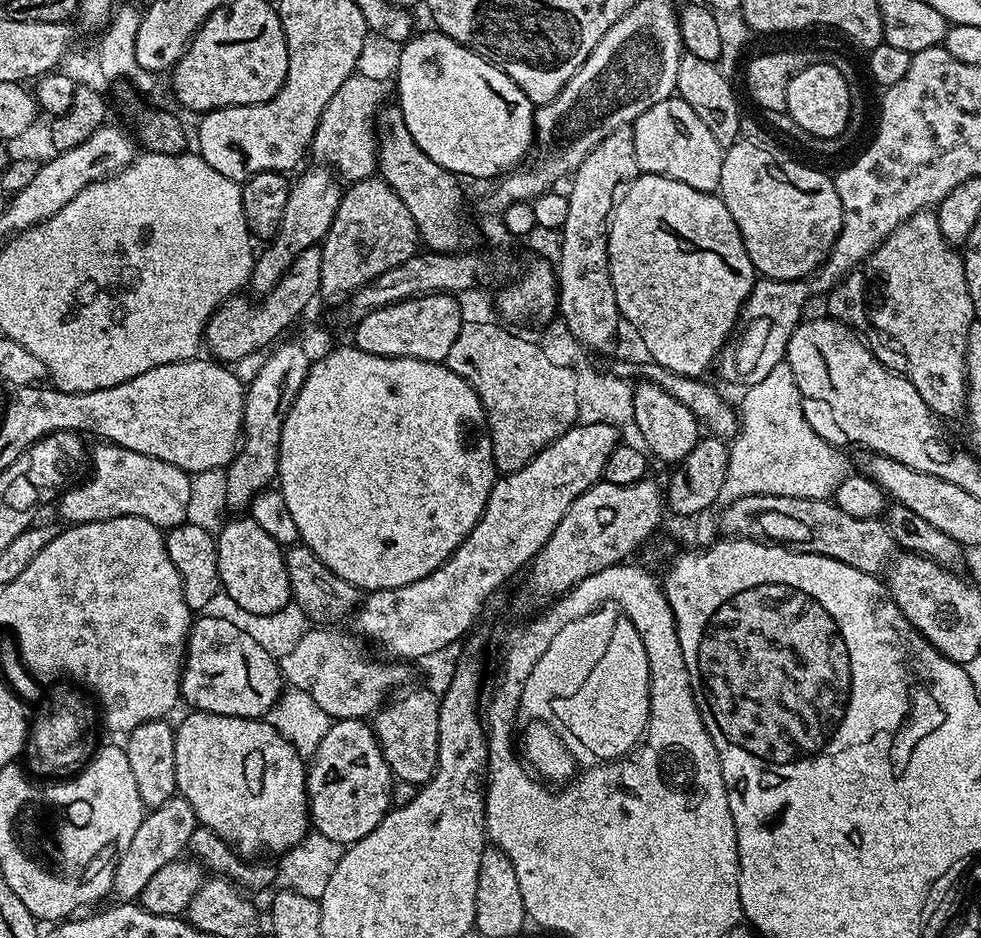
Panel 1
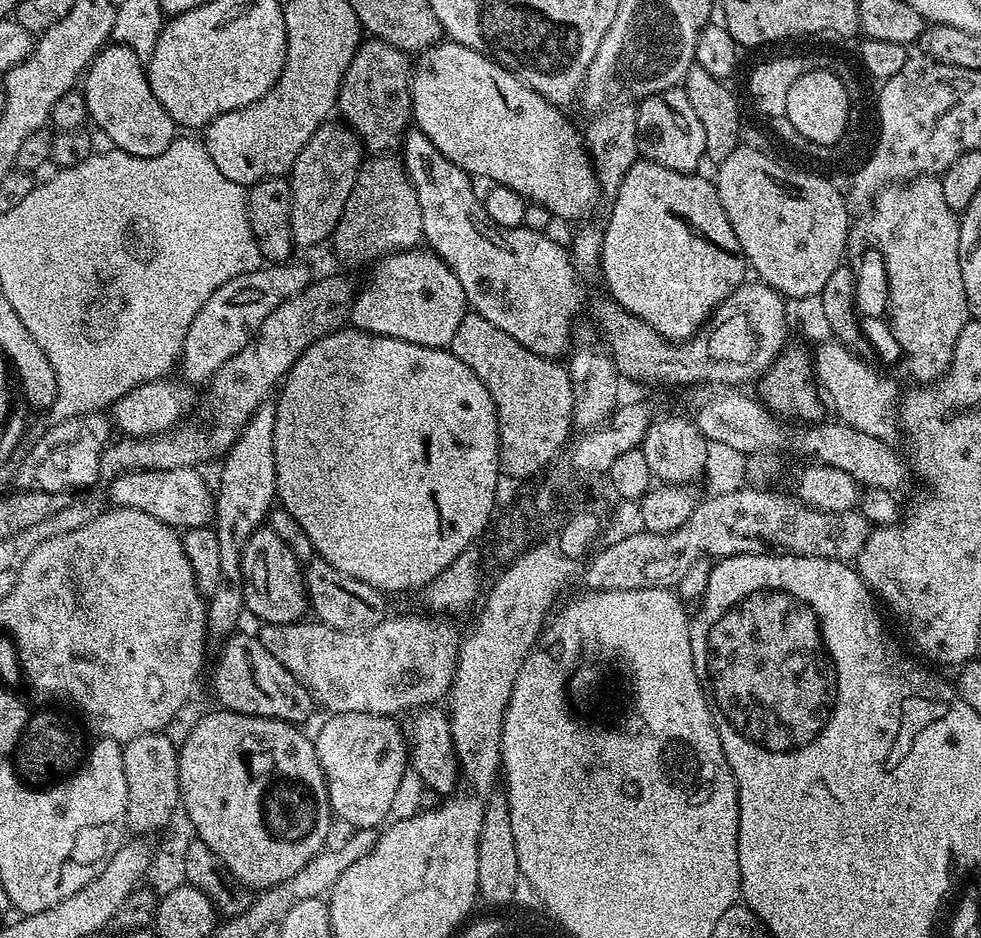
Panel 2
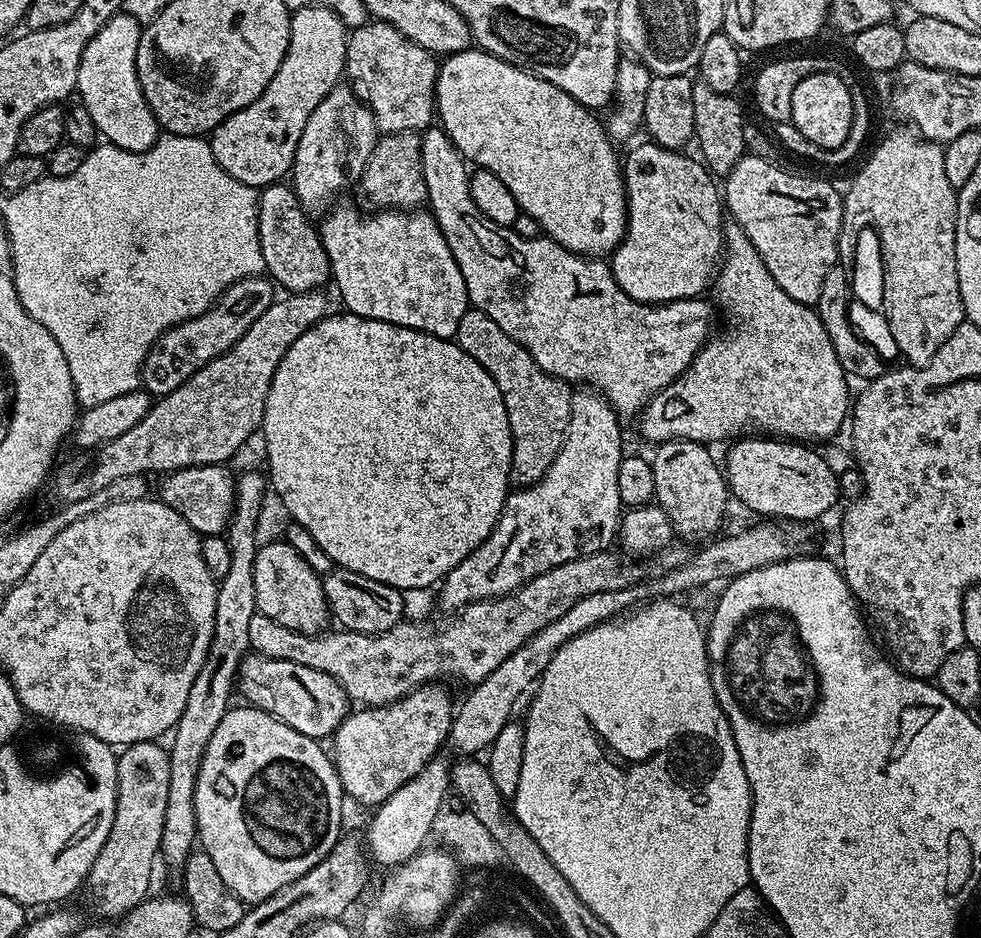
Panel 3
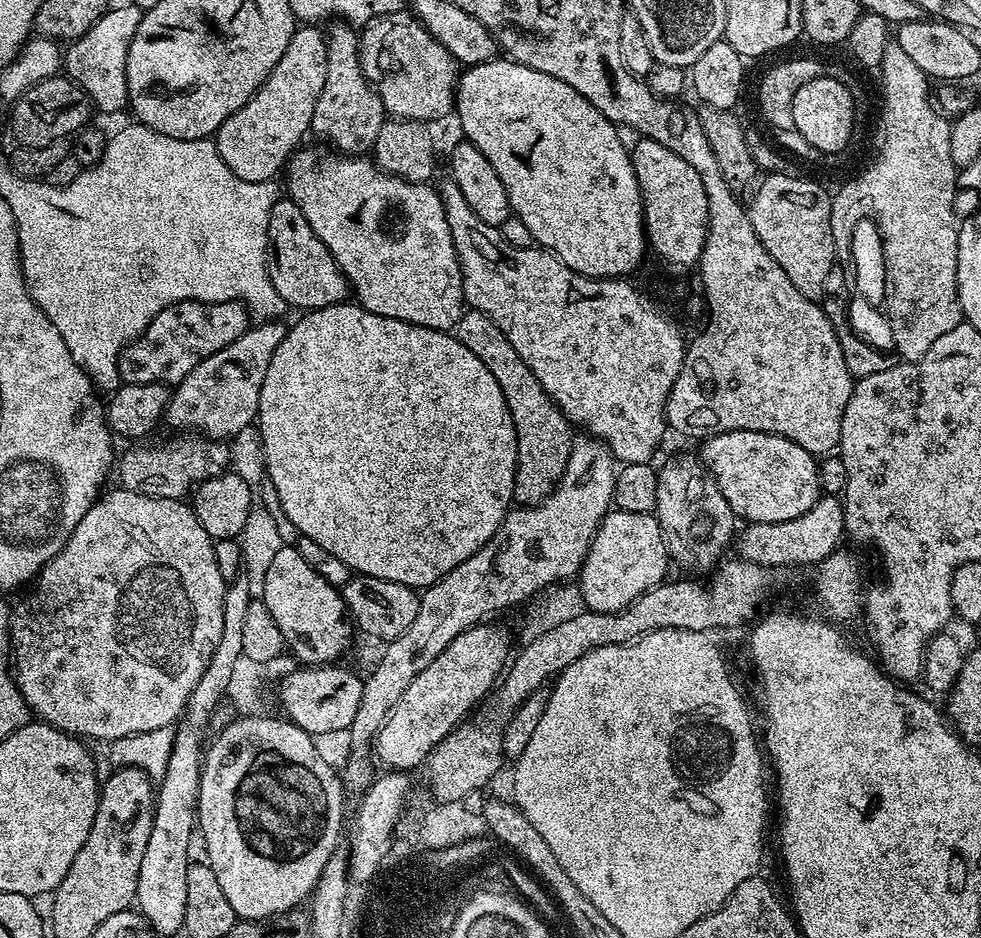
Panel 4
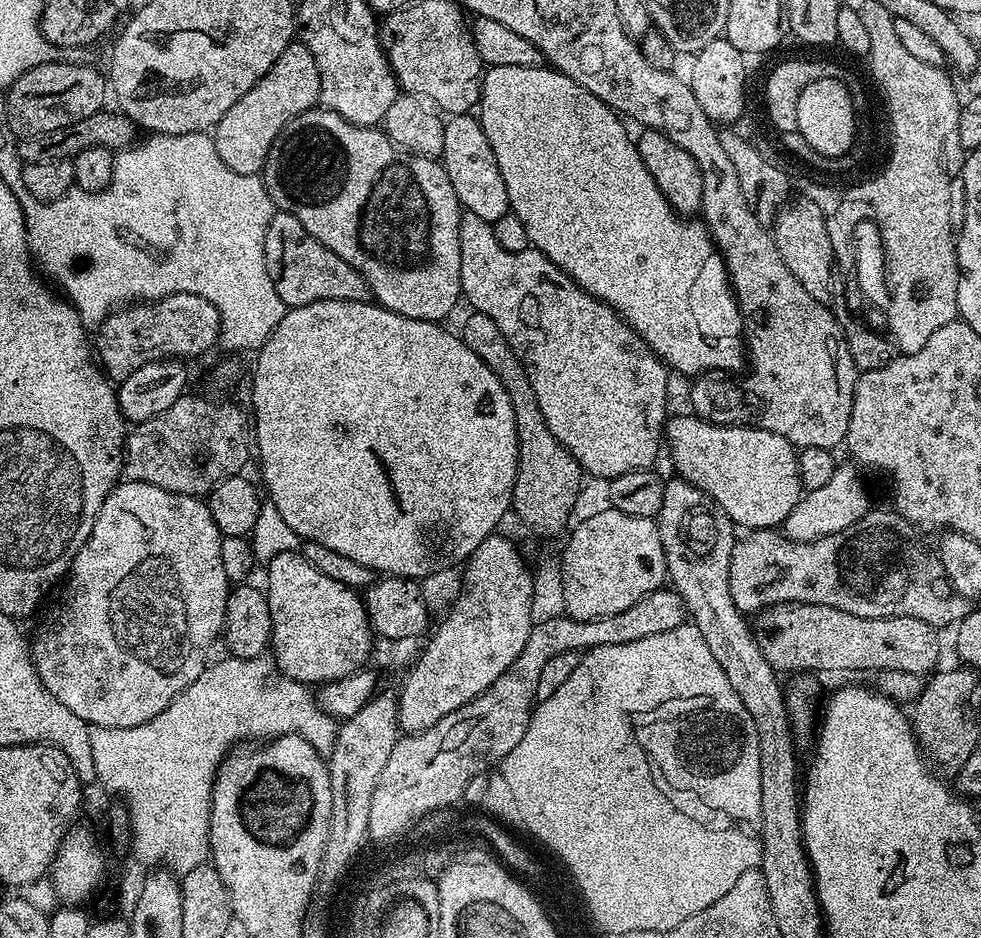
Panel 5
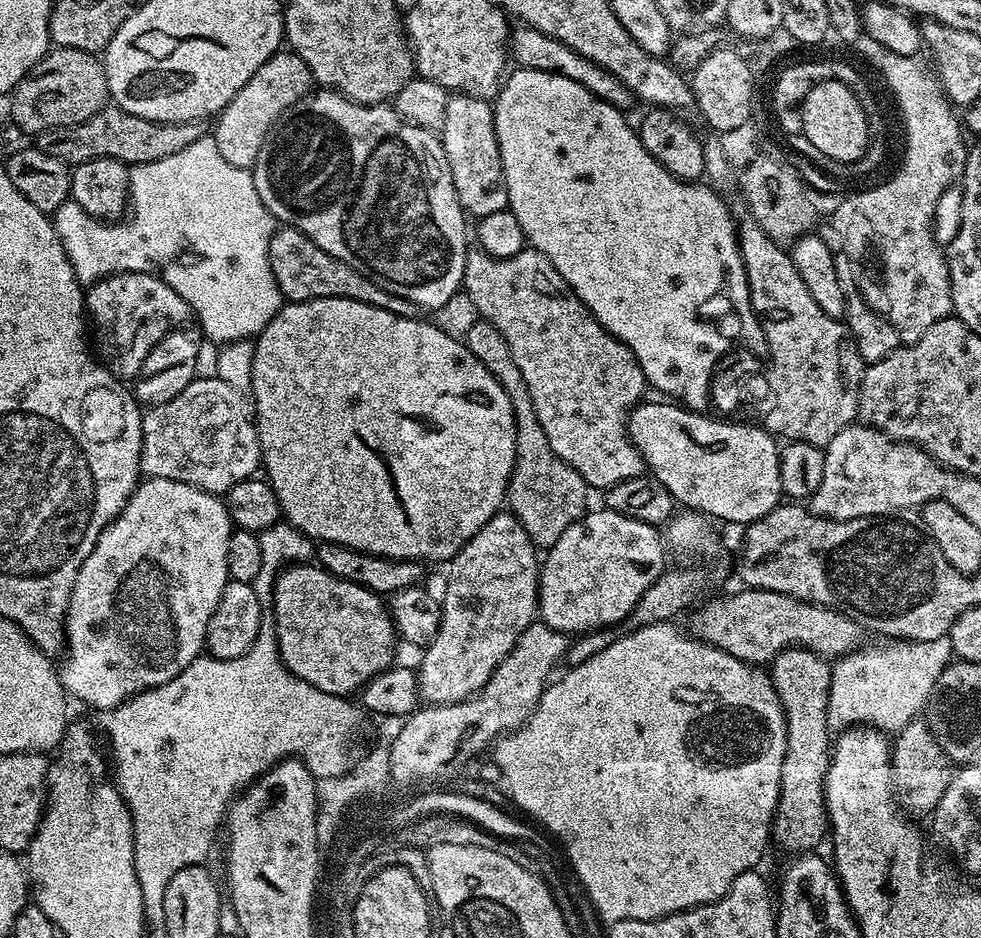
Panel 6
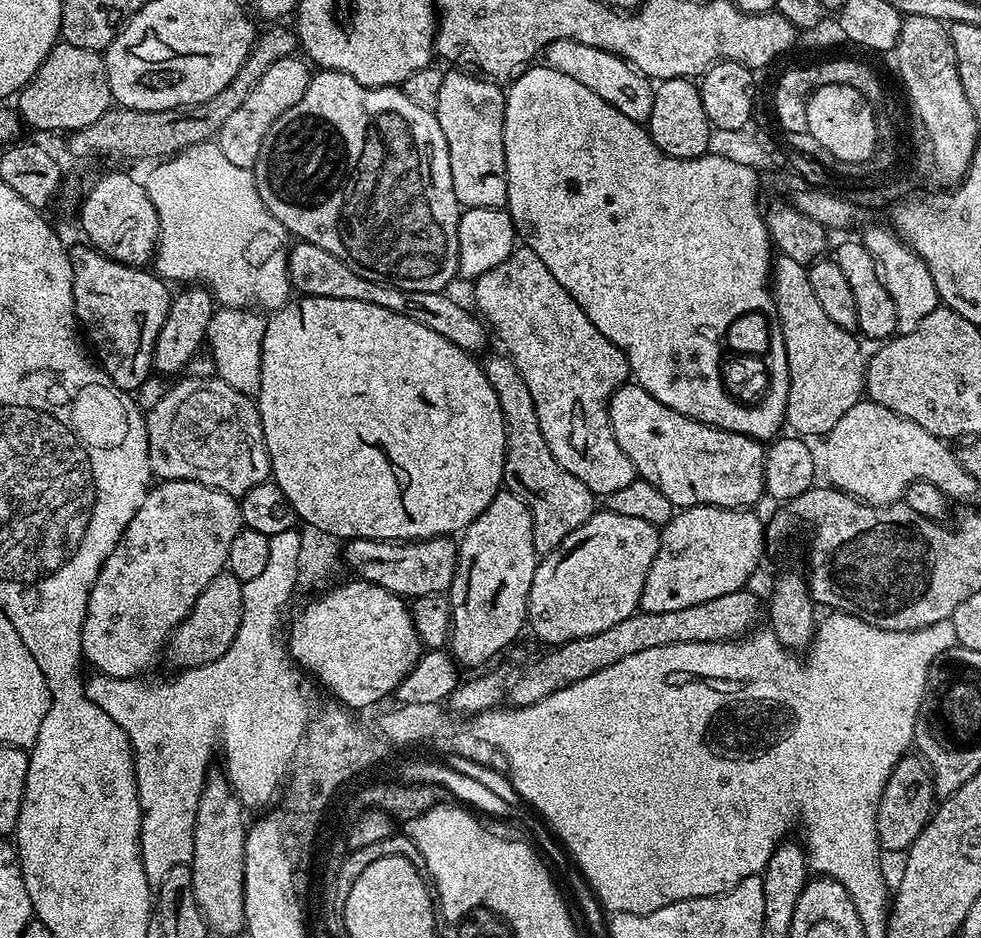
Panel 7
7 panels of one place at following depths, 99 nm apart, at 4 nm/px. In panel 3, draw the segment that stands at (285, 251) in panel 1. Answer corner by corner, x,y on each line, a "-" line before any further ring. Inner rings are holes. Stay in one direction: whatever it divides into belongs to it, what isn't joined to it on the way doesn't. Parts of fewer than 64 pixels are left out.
337,86
330,90
330,94
318,102
318,110
310,114
310,122
306,122
302,138
298,138
290,183
300,200
300,207
309,214
323,213
343,188
351,184
353,187
364,173
377,139
374,114
352,93
351,87

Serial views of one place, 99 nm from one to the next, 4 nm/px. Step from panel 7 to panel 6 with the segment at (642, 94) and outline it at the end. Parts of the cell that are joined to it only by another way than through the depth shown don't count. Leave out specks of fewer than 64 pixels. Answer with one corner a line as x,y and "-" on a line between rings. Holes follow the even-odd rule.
516,26
511,29
510,56
511,59
513,56
517,60
515,63
519,67
529,68
530,70
542,70
543,72
553,72
562,78
570,78
574,82
586,86
586,90
590,90
595,96
602,98
606,102
610,102
618,109
628,110
628,107
634,104
634,97
631,90
621,80
614,78
614,74
610,74
605,68
598,66
593,60
582,58
582,54
570,50
570,46
566,46
562,42
558,42
554,38
550,38
533,28

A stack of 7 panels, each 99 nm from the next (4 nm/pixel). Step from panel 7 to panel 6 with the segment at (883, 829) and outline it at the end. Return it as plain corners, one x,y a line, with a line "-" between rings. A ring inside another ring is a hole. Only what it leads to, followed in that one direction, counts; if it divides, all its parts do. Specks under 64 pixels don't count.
923,719
911,720
900,732
895,733
890,744
892,750
892,786
896,803
909,817
927,817
935,812
946,786
950,786
954,775
954,765
948,755
938,746
932,731

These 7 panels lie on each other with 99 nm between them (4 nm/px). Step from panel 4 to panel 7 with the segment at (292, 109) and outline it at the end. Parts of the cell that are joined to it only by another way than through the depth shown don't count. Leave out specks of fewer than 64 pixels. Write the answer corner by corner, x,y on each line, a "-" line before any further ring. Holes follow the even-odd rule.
293,54
274,62
274,66
270,66
270,70
266,70
266,74
258,78
250,94
246,94
242,106
238,106
238,110
234,110
234,114
226,118
218,137
222,154
230,163
249,170
255,169
256,159
270,126
274,126
274,122
278,122
278,118
282,118
282,114
290,110
290,106
295,106
302,94
306,94
306,86
313,77
307,67
309,65
299,55

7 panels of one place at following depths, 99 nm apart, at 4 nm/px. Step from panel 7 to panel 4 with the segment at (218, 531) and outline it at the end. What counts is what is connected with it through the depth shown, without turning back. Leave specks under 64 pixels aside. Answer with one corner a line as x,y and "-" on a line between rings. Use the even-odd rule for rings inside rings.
121,486
114,488
113,492
105,491
97,495
90,510
86,510
82,522
78,522
74,534
70,534
66,546
62,546
60,553
36,577
31,585
32,593
10,612
10,660
14,665
15,682
29,709
35,715
37,712
41,721
53,724
63,732
71,732
89,741
104,740
103,742
150,730
172,728
183,717
190,694
194,686
198,686
198,678
202,678
218,646
218,638
222,638
222,602
226,587
226,582
218,571
218,561
214,559
215,543
210,534
202,530
202,522
198,522
191,503
183,499
147,496

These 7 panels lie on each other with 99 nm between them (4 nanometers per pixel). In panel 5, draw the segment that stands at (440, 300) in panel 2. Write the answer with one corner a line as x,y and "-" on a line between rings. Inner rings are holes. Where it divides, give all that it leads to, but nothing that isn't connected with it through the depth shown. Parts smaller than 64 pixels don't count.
317,106
298,114
274,138
270,146
270,154
264,163
262,173
264,188
268,192
268,197
273,205
281,212
294,214
298,222
310,233
326,250
334,250
342,262
350,262
372,291
372,300
382,308
388,308
394,314
402,314
406,318
418,318
419,320
435,320
437,322
447,321
447,316
456,308
456,303
461,303
462,293
460,290
460,267
462,258
460,257
460,239
458,238
458,226
462,209
458,194
454,194
454,186
450,186
450,178
446,174
443,163
439,159
430,156
418,156
415,152
406,152
399,148
383,130
373,126
370,128
359,128
356,124
346,122
338,113
331,112
329,108

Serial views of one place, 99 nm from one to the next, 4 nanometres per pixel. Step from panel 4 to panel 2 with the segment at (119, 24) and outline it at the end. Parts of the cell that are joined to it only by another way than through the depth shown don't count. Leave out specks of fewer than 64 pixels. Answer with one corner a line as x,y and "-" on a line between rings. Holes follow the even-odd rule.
113,43
101,49
85,73
82,91
86,98
89,119
104,132
117,150
138,157
154,157
162,154
177,137
178,125
166,113
158,98
154,97
143,60
124,44

